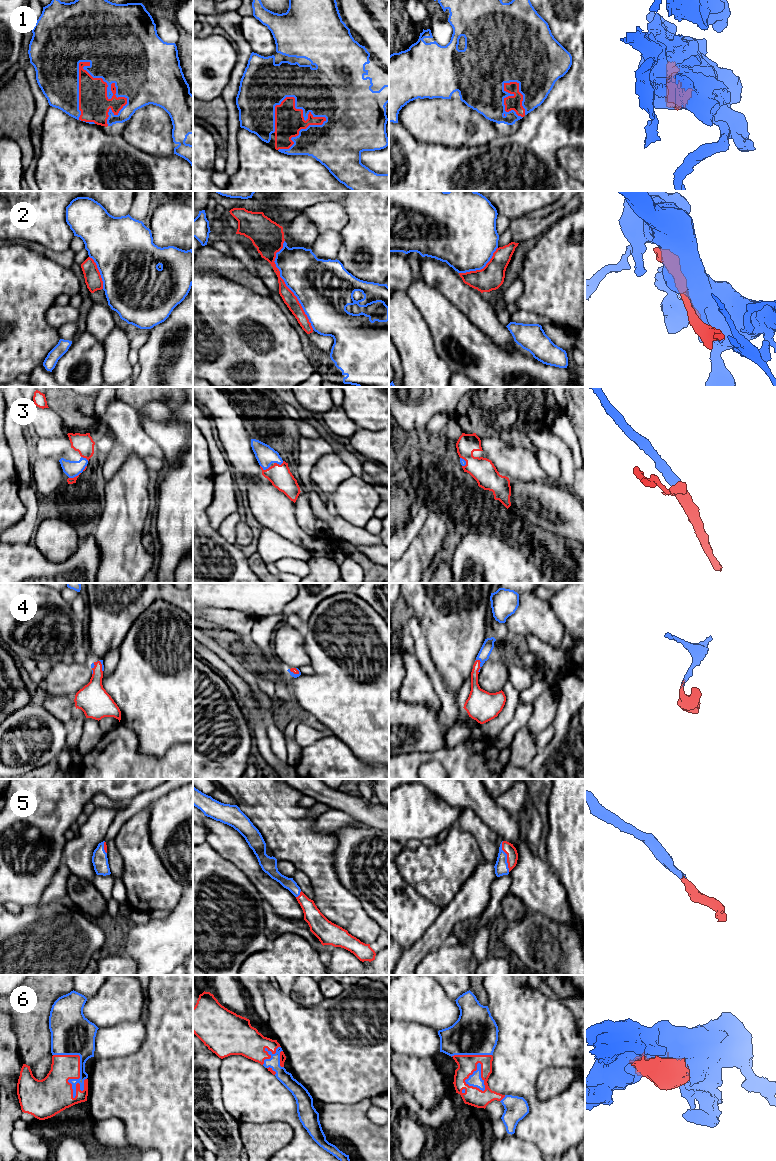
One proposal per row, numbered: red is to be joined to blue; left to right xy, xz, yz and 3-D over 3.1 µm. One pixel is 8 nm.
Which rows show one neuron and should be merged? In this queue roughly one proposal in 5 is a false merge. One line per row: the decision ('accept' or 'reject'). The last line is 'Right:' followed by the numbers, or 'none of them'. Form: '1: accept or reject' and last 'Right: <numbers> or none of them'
1: accept
2: reject
3: accept
4: accept
5: accept
6: accept
Right: 1, 3, 4, 5, 6

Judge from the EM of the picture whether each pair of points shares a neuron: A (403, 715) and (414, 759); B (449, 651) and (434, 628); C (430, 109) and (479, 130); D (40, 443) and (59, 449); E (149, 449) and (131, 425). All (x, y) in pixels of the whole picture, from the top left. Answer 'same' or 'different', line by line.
A: different
B: same
C: same
D: same
E: same

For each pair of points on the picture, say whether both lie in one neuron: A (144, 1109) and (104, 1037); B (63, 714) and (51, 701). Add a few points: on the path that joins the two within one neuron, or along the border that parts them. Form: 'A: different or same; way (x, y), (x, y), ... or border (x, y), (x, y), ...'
A: different; border (138, 1050), (124, 1056), (94, 1057)
B: same; way (61, 711), (54, 704)

